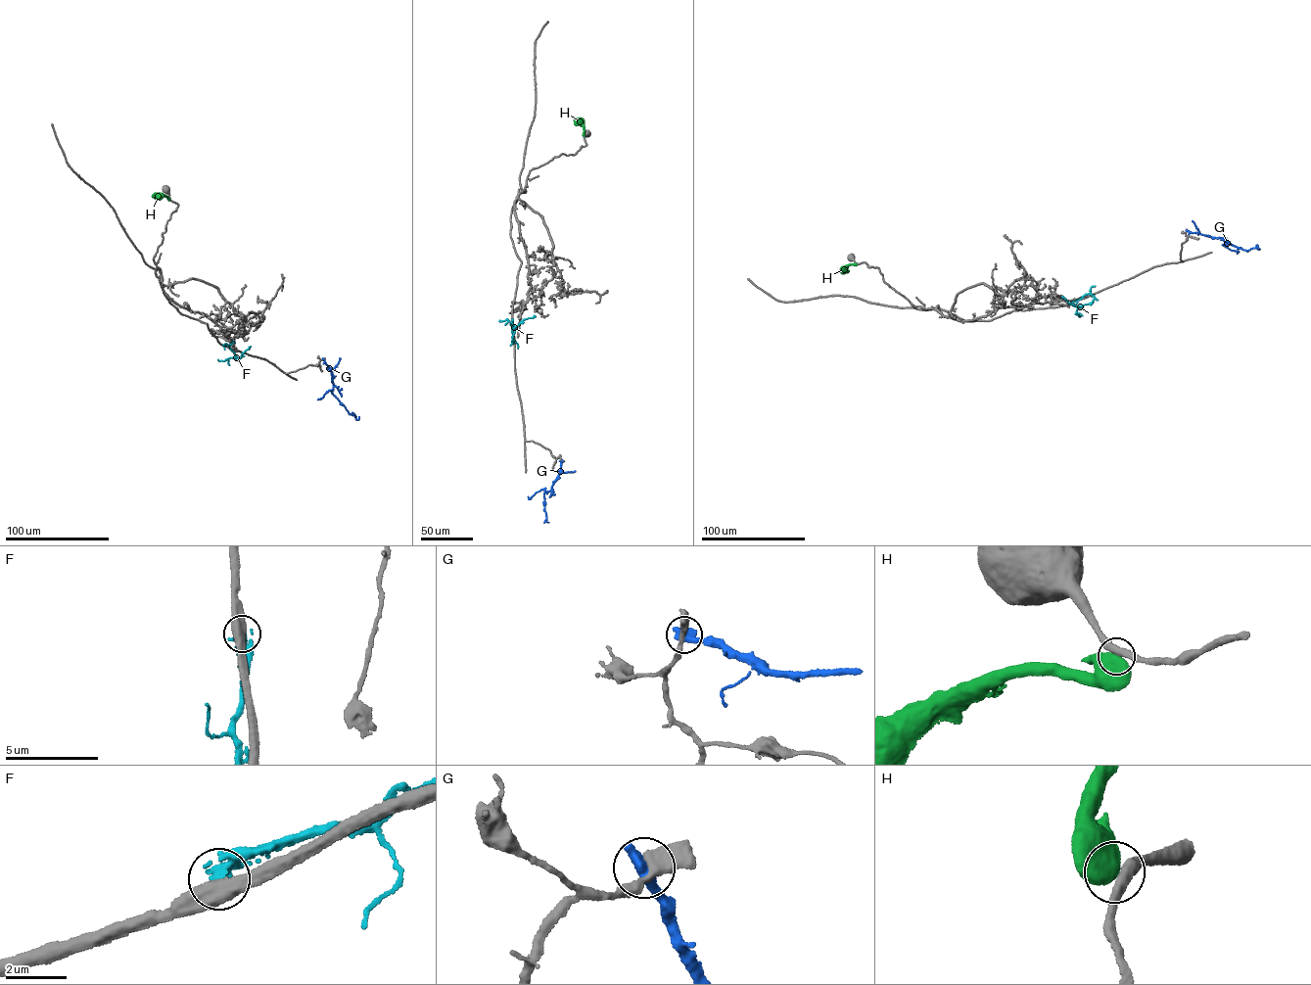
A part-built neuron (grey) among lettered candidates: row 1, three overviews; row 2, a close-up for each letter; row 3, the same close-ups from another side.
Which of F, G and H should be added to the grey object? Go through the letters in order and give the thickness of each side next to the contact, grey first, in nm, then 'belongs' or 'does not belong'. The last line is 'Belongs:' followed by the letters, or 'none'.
F: 500 nm thick on the grey side, 220 nm on the other; does not belong
G: 400 nm thick on the grey side, 650 nm on the other; does not belong
H: 360 nm thick on the grey side, 750 nm on the other; does not belong
Belongs: none

